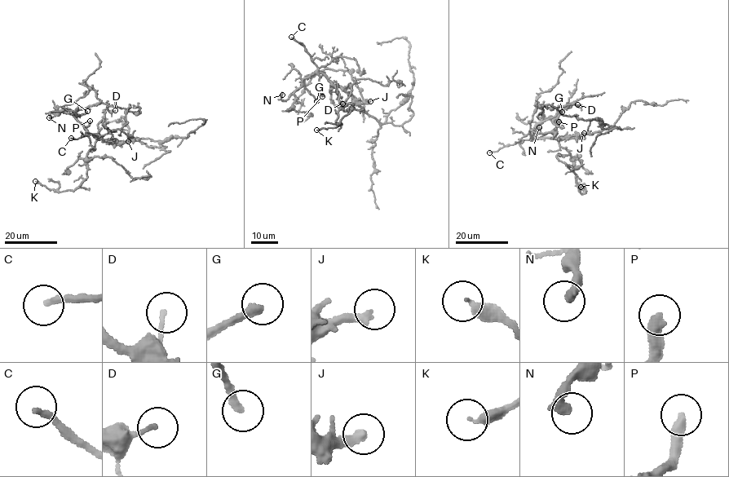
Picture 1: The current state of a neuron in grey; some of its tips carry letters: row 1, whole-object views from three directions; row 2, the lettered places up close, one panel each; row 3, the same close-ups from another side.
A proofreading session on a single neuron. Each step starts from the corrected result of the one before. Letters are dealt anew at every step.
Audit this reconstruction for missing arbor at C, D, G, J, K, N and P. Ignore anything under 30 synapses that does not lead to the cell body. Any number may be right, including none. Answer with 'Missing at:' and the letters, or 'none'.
Missing at: C, G, P

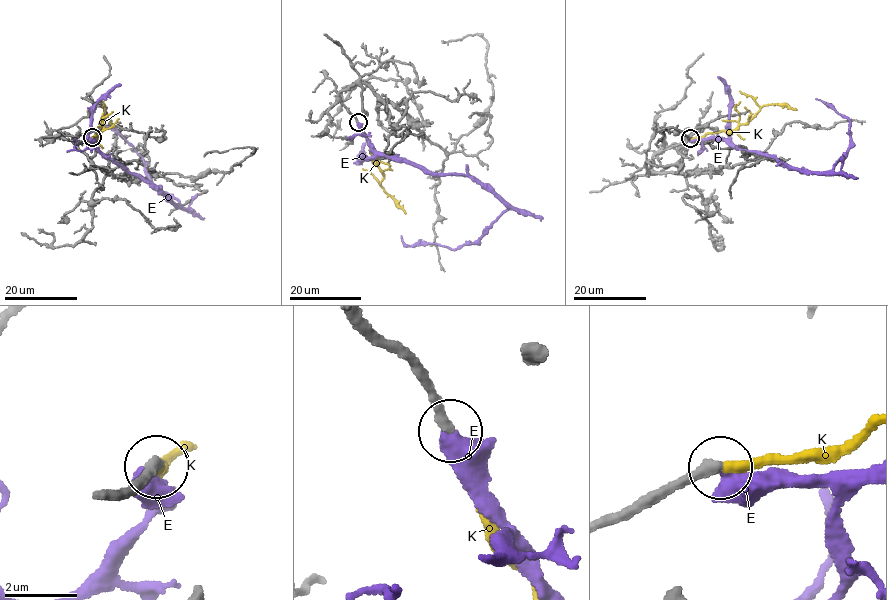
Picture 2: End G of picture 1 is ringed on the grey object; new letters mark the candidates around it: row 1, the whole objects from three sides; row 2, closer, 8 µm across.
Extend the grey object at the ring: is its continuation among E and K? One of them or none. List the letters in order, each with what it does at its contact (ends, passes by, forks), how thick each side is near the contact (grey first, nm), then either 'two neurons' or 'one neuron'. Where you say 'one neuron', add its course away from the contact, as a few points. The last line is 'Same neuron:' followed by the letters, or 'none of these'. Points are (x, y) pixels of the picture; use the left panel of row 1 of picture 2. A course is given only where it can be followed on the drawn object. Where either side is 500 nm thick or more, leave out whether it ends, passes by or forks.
E: 320/600 nm | two neurons
K: it ends | 320/280 nm | one neuron | via (91, 138), (103, 127), (100, 121), (103, 117), (109, 118), (110, 127)
Same neuron: K

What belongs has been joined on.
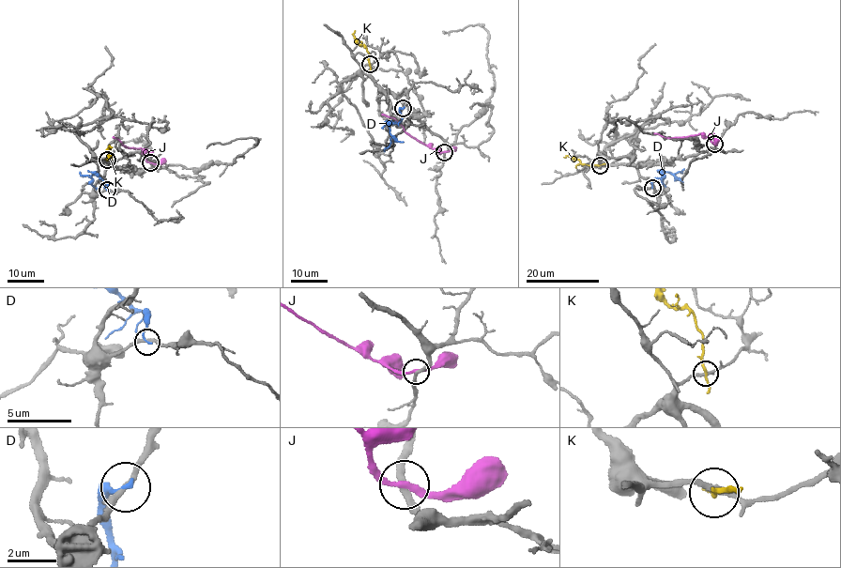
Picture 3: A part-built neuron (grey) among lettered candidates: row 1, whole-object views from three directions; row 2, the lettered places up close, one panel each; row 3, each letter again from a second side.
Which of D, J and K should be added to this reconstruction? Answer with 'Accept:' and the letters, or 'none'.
Accept: J

